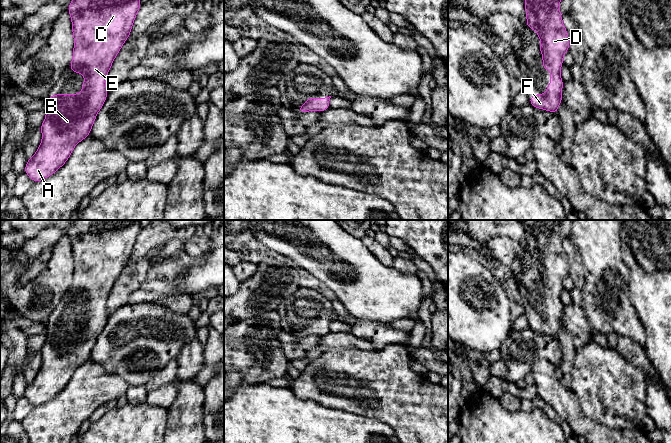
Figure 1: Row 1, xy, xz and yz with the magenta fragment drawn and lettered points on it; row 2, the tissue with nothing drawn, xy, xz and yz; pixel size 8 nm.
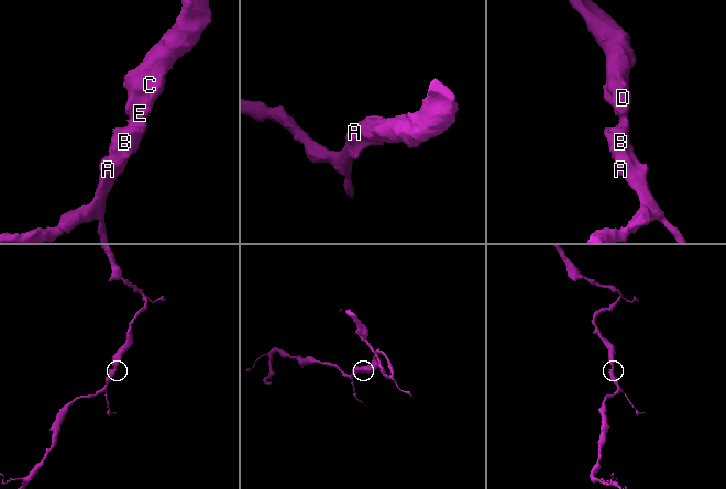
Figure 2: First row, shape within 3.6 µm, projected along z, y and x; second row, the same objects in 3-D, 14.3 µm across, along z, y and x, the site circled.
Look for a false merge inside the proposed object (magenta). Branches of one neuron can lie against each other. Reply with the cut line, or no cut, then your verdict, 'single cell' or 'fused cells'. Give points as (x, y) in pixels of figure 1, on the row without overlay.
cut none; single cell

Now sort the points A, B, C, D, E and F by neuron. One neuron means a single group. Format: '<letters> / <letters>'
A B C D E F

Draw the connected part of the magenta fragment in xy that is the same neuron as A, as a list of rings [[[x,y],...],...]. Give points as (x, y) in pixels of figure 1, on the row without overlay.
[[[75,220],[69,227],[67,234],[70,238],[74,262],[69,293],[71,296],[83,298],[85,303],[80,318],[54,318],[46,323],[46,340],[40,350],[42,364],[33,381],[27,383],[24,392],[24,396],[34,407],[48,402],[60,393],[68,385],[75,370],[91,358],[97,338],[108,320],[106,311],[108,296],[123,268],[129,262],[141,230],[140,220]]]

